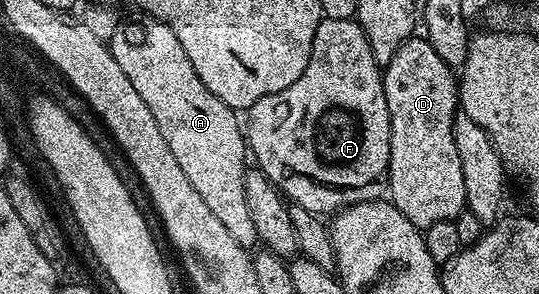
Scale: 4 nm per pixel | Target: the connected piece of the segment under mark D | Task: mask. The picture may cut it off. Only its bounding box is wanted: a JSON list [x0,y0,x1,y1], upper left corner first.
[382,35,467,231]

